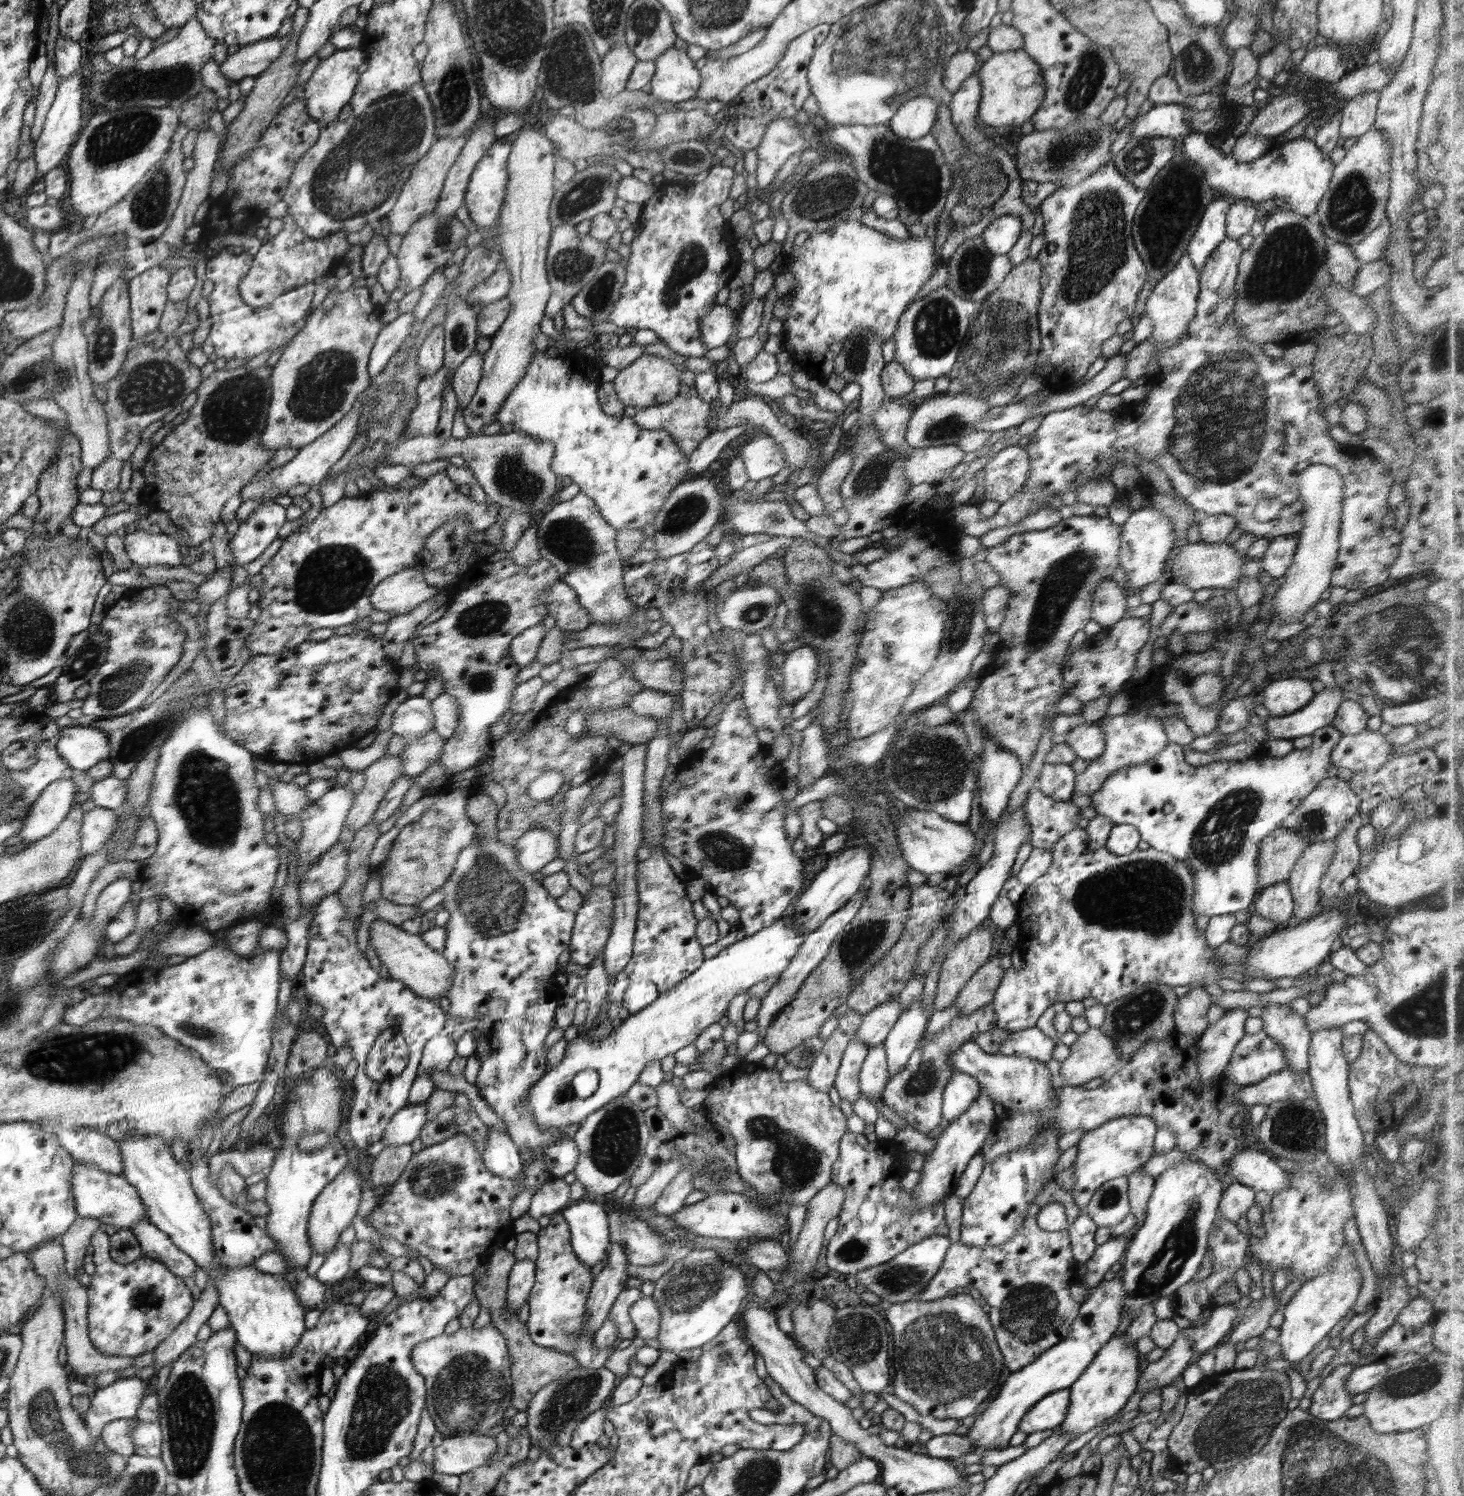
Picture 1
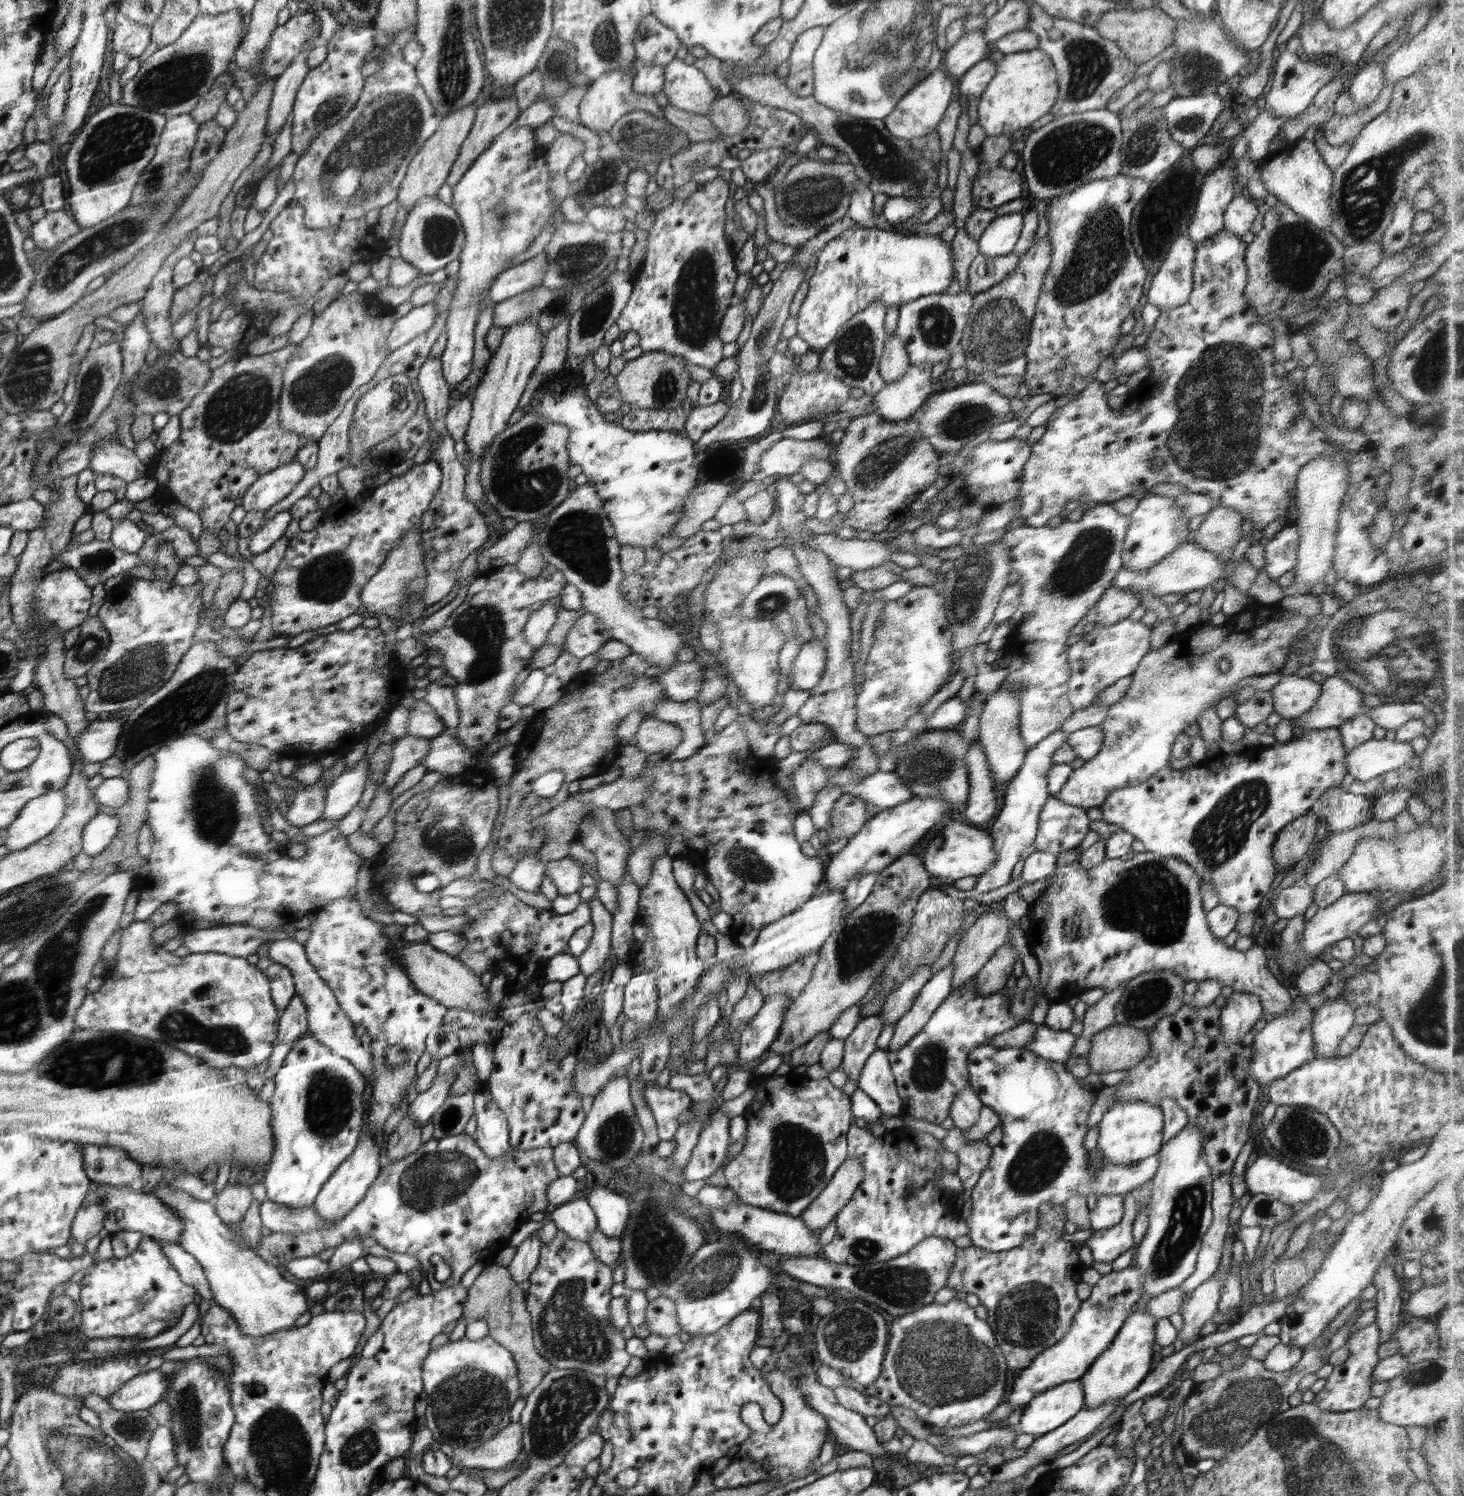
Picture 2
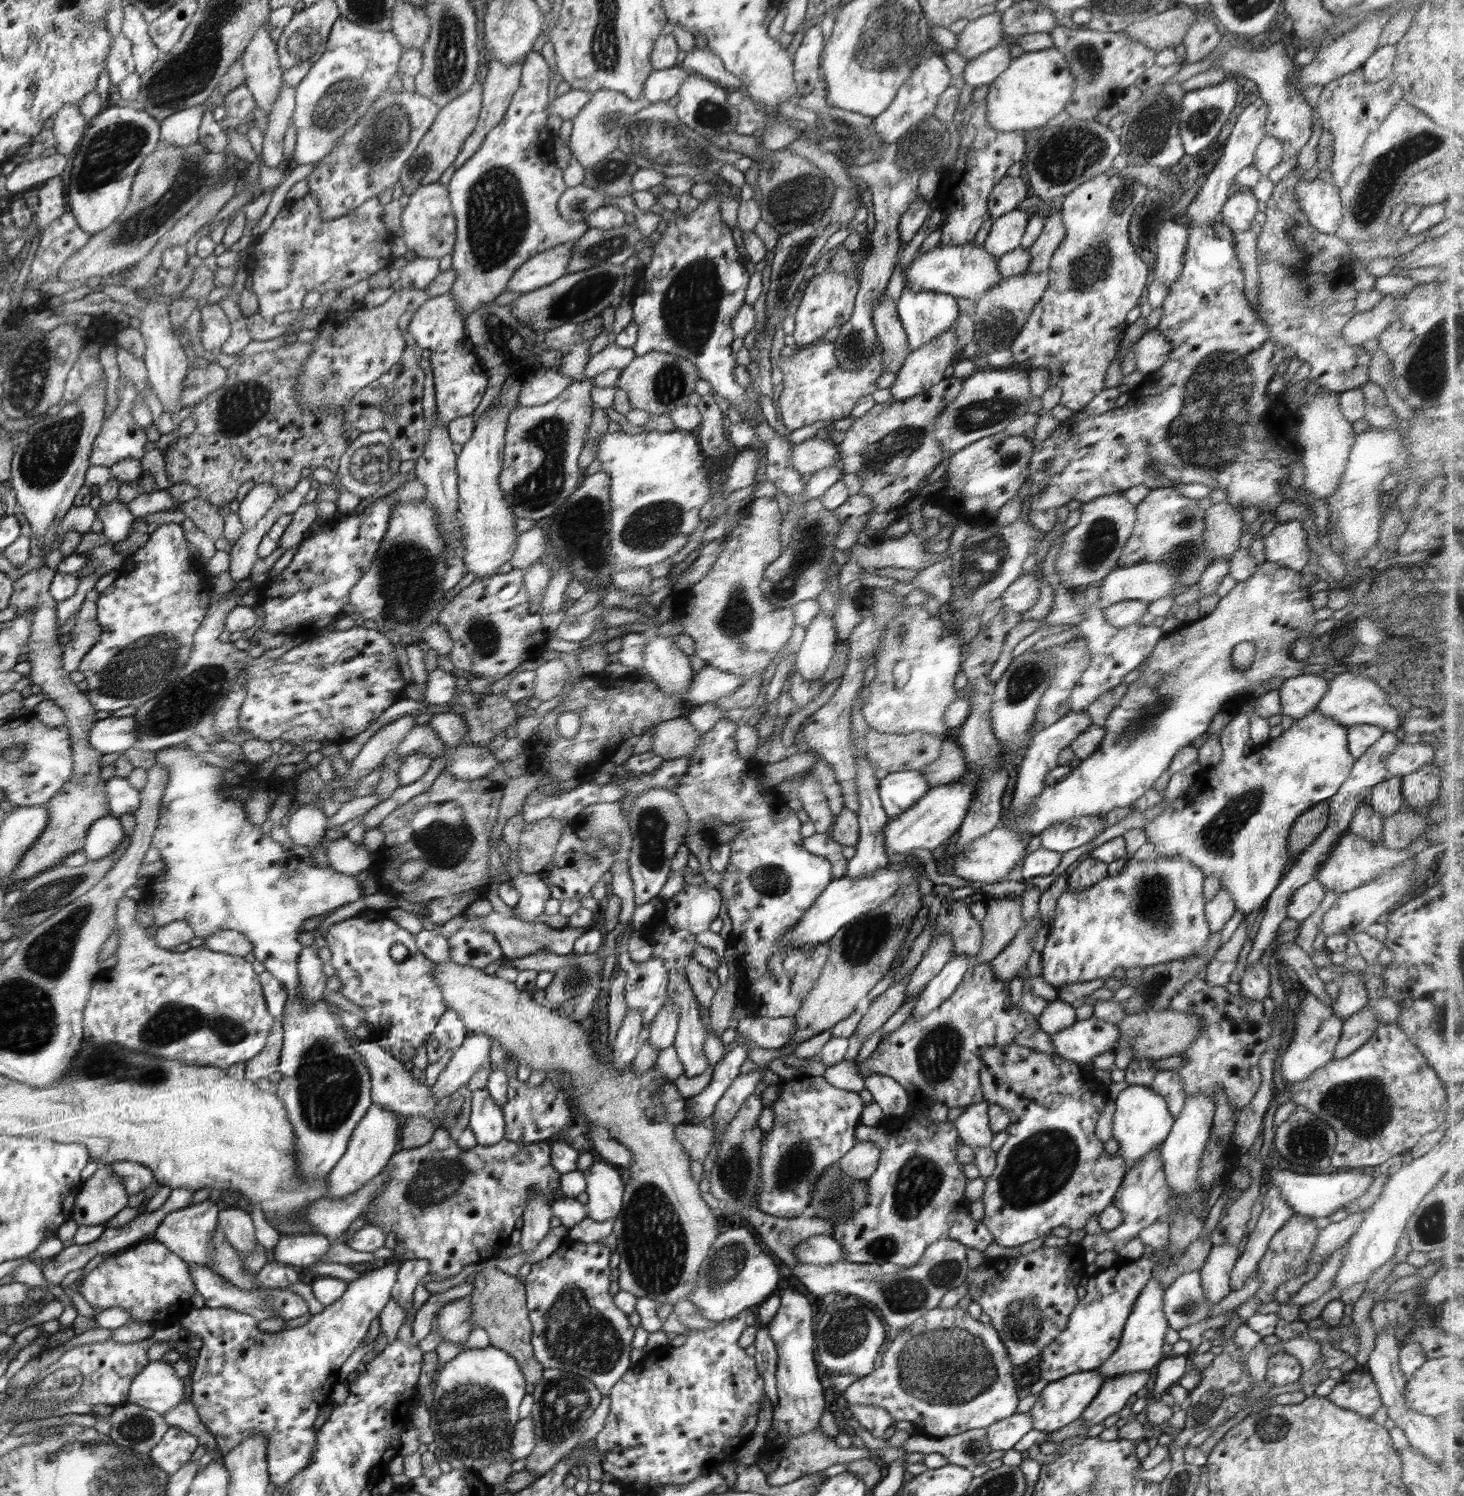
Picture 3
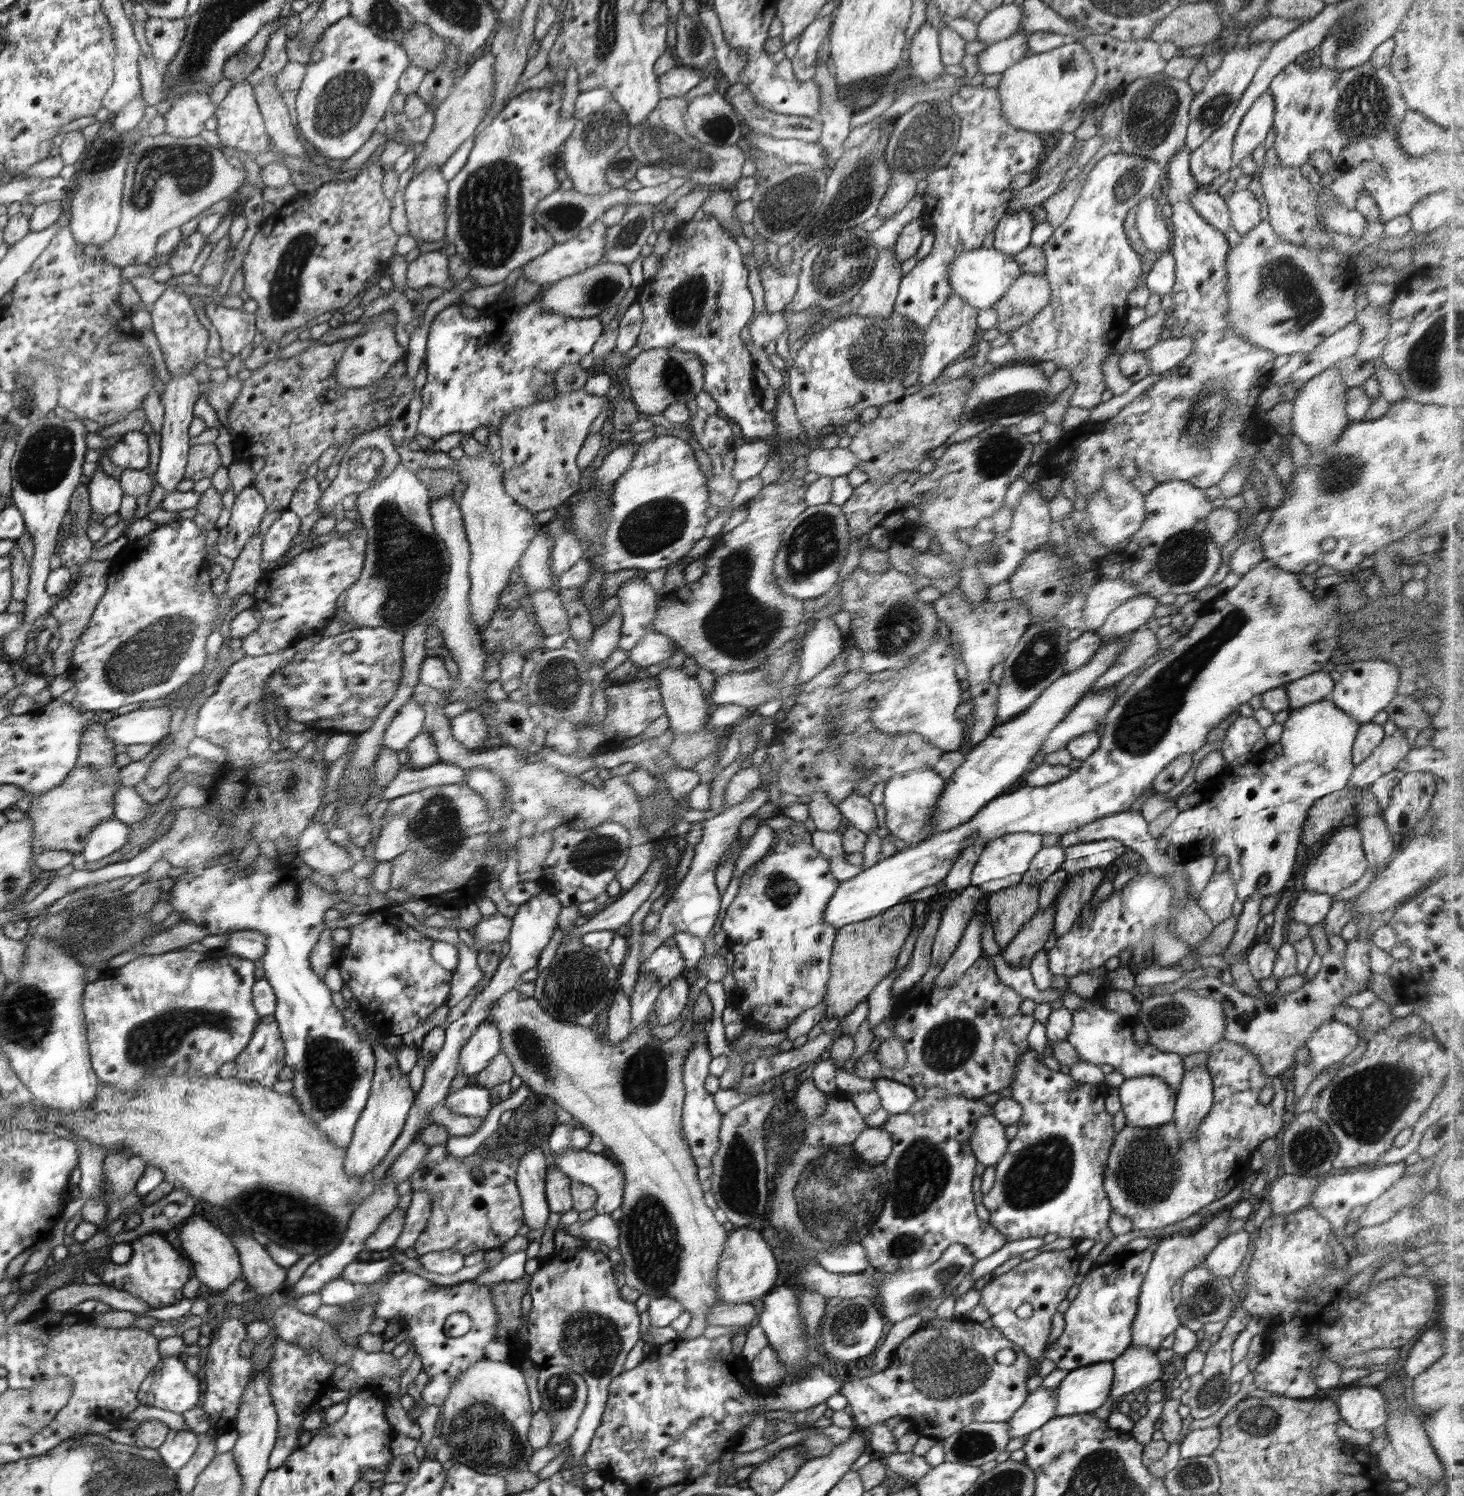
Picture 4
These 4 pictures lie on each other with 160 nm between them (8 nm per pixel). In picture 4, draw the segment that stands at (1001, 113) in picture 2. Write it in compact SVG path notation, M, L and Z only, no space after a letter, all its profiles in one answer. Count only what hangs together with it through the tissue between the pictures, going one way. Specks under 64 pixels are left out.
M1068 42L1052 51L1024 57L1002 73L1002 80L996 88L1002 104L1002 118L1018 130L1026 130L1040 136L1048 133L1057 135L1062 125L1072 118L1076 108L1086 99L1094 79L1096 79L1096 70L1092 64L1092 56L1080 42Z

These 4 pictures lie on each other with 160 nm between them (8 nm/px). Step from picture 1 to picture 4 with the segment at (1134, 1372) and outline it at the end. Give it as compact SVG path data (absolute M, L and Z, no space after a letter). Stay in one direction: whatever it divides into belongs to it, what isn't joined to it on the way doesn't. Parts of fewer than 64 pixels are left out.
M1230 1211L1213 1214L1205 1223L1201 1224L1195 1233L1189 1236L1165 1236L1159 1238L1158 1246L1154 1247L1153 1259L1144 1277L1138 1296L1137 1313L1132 1323L1131 1346L1146 1345L1158 1352L1160 1343L1166 1336L1170 1336L1181 1325L1180 1314L1172 1300L1172 1286L1193 1268L1203 1266L1206 1257L1229 1235Z

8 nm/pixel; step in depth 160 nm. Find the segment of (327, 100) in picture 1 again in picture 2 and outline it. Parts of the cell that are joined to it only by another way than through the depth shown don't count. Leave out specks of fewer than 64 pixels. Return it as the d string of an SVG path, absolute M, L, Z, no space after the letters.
M353 21L345 23L331 36L326 47L326 61L308 72L296 94L292 108L294 122L291 152L294 154L306 152L326 129L345 119L359 103L366 89L362 66L368 52L376 48L374 26L370 24L361 27Z

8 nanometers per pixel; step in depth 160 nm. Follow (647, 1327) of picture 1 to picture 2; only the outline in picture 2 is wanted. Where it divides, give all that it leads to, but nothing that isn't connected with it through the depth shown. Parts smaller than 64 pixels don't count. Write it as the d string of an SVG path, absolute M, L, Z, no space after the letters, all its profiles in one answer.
M661 1295L656 1300L648 1302L646 1309L646 1324L651 1334L659 1334L666 1338L681 1332L681 1326L676 1316L677 1309L674 1300Z

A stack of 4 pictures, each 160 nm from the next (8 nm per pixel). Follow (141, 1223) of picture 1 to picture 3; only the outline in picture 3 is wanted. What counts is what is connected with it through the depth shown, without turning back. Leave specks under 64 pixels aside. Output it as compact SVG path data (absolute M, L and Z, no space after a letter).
M192 1264L191 1275L195 1279L196 1288L199 1288L200 1294L206 1299L205 1307L248 1313L258 1323L266 1318L277 1318L266 1304L264 1291L238 1288L205 1264Z

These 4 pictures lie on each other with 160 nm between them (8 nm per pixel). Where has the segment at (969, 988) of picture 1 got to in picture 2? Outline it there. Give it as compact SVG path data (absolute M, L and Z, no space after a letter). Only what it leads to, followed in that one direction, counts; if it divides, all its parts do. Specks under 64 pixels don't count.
M1004 943L992 955L992 958L978 971L974 977L976 994L988 996L1006 991L1006 981L1012 974L1012 966L1017 960L1017 952L1011 943Z

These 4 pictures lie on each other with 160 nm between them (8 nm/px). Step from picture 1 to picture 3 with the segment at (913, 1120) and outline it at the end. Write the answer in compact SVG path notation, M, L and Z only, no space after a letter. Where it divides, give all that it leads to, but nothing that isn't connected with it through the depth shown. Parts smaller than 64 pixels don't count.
M989 963L972 965L964 975L960 986L928 1014L914 1020L908 1017L906 1022L881 1038L879 1046L860 1064L860 1075L866 1079L868 1075L880 1074L892 1078L899 1083L910 1096L925 1102L938 1102L949 1108L968 1107L984 1101L980 1086L980 1057L990 1048L1006 1047L1014 1043L1016 1036L1034 1024L1039 1025L1038 1017L1017 1006L1010 1005L1009 981L997 979Z

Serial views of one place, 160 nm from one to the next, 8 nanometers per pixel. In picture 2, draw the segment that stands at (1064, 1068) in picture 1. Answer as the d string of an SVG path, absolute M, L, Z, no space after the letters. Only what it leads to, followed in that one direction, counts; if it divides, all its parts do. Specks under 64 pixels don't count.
M1114 1024L1091 1039L1091 1048L1084 1057L1091 1072L1099 1076L1106 1072L1128 1071L1146 1059L1151 1030L1138 1030L1124 1024Z

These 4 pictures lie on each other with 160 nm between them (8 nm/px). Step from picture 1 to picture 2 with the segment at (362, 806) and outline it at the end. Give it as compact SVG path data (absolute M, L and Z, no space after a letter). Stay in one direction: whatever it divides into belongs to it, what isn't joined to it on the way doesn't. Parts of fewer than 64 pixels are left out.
M406 734L393 742L392 757L380 789L390 789L407 770L423 762L429 751L429 739Z

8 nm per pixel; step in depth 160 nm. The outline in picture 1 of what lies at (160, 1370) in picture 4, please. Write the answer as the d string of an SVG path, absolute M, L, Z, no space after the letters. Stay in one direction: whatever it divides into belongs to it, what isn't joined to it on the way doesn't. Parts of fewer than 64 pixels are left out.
M122 1377L110 1386L98 1388L91 1405L82 1414L87 1427L96 1438L108 1424L120 1419L134 1419L148 1394L148 1384L140 1377Z

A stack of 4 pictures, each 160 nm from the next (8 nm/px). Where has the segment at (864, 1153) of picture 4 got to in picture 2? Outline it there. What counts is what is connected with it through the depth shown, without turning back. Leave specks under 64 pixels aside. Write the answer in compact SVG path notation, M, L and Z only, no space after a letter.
M846 1160L824 1187L824 1190L803 1210L800 1218L815 1234L835 1220L838 1211L852 1198L854 1191L863 1181L860 1160Z

